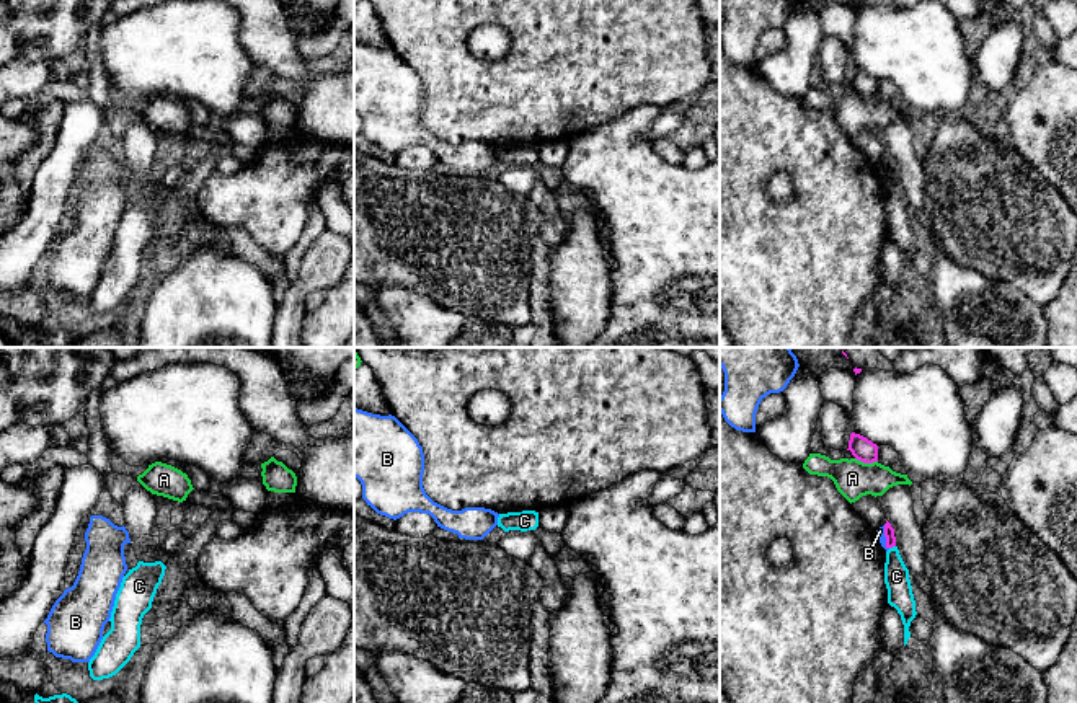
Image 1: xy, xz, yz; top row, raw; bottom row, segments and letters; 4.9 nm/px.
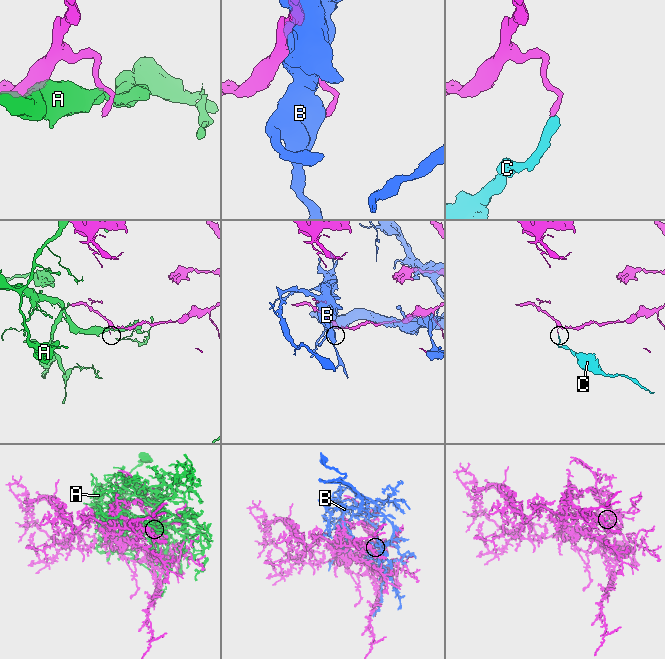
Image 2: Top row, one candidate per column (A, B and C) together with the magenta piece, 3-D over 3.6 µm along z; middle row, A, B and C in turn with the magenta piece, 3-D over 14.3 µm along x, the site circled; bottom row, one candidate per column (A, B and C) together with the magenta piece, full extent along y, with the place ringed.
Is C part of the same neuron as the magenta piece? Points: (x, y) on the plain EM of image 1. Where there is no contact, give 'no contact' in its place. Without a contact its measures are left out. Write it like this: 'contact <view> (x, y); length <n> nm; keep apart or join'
contact yz (891, 181); length 40 nm; keep apart

